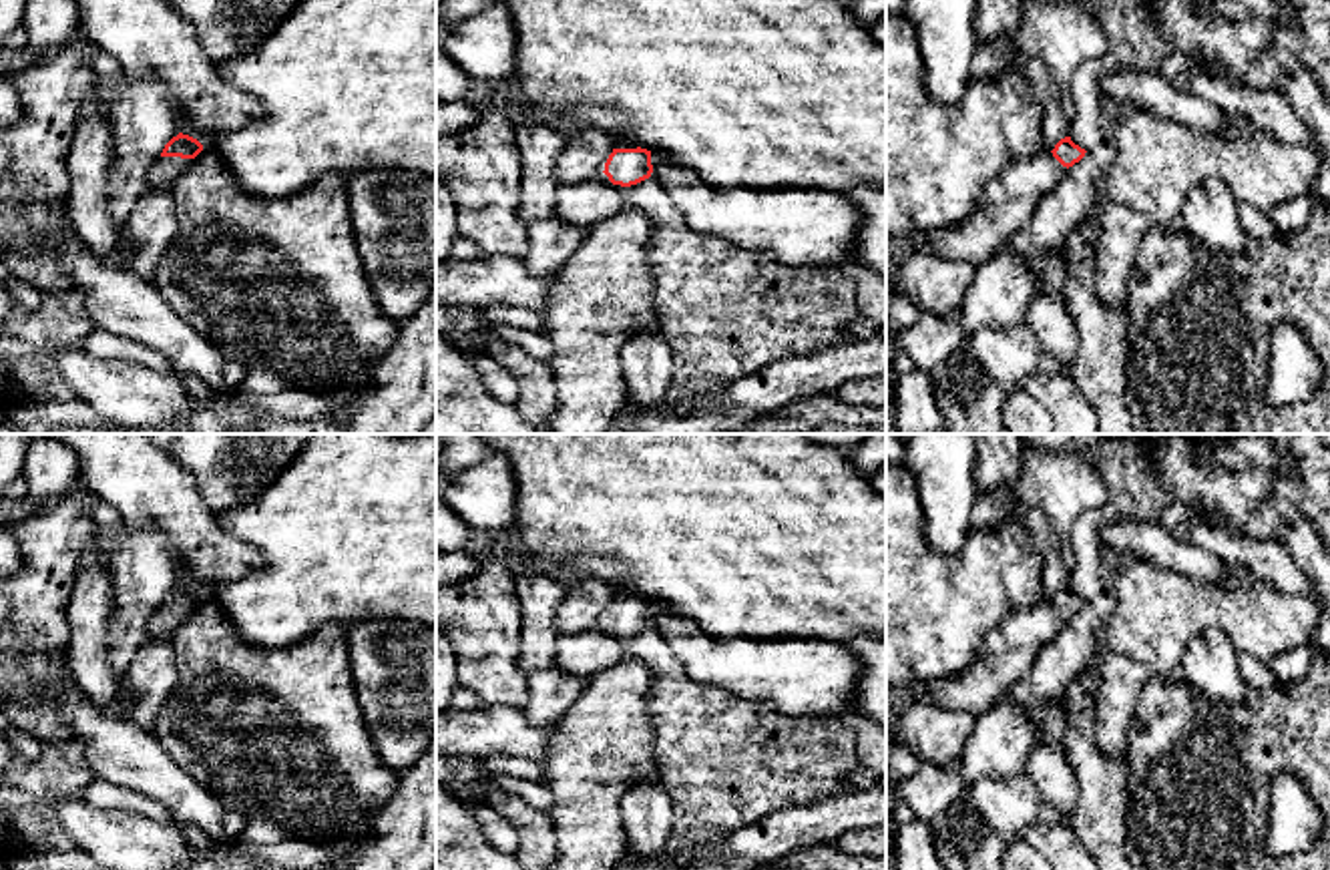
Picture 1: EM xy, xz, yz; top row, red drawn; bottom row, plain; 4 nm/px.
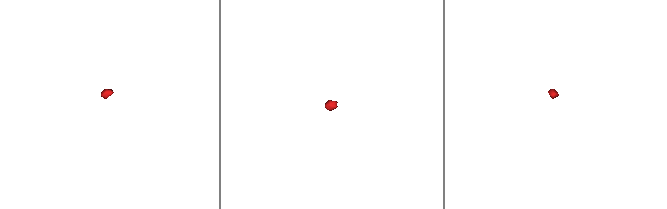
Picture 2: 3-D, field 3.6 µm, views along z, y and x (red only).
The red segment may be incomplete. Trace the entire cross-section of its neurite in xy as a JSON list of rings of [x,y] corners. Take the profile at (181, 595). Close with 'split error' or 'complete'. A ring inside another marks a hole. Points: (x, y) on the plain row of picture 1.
[[[179,583],[173,587],[159,609],[153,611],[145,627],[147,639],[171,639],[177,627],[191,615],[191,611],[203,601],[203,595]]]; split error

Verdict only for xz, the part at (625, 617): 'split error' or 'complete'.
split error

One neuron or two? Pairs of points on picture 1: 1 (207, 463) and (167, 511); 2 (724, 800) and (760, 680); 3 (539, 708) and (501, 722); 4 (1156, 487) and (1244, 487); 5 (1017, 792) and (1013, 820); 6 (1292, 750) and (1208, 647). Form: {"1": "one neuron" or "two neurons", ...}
{"1": "two neurons", "2": "two neurons", "3": "two neurons", "4": "one neuron", "5": "one neuron", "6": "two neurons"}

